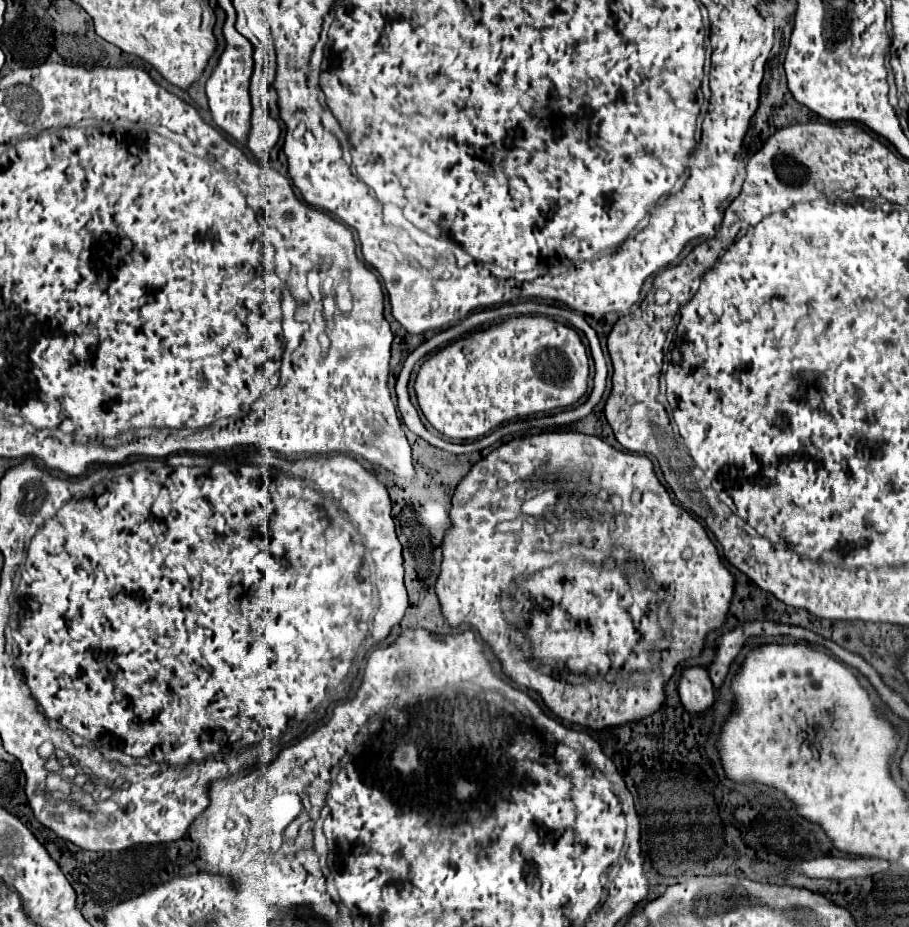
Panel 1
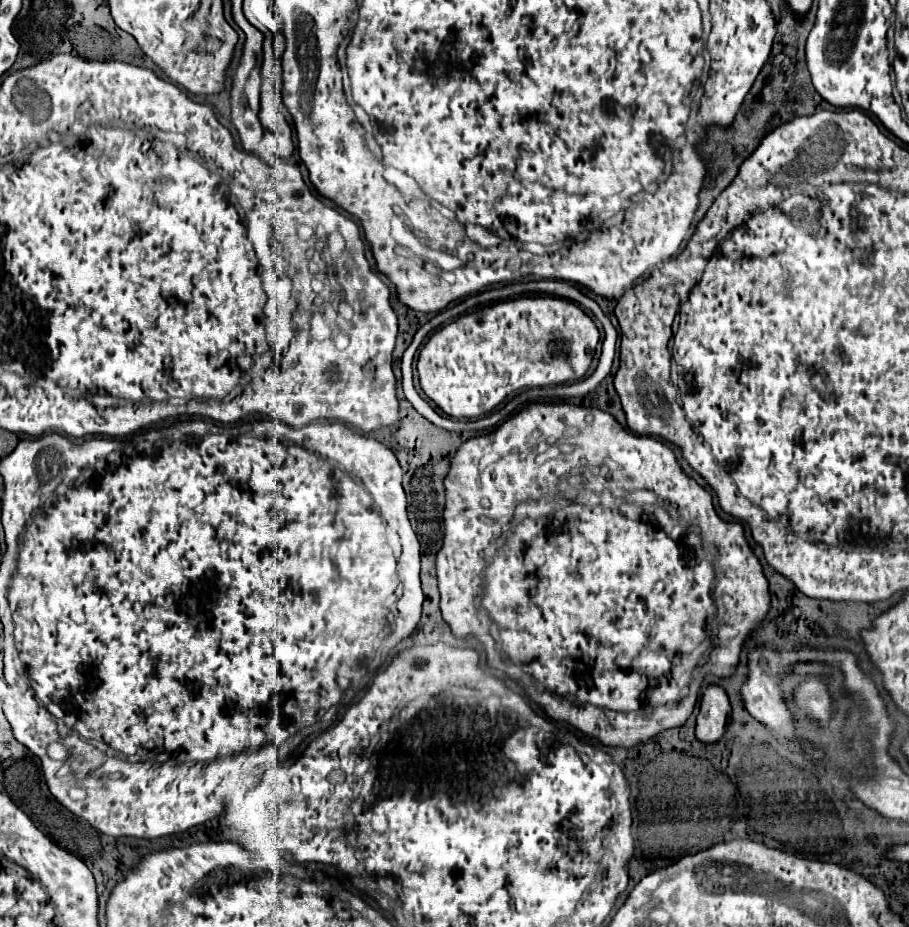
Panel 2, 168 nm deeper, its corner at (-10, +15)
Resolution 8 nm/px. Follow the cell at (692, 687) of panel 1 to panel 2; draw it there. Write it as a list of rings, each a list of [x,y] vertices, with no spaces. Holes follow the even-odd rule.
[[[707,686],[701,700],[701,710],[697,716],[697,730],[695,736],[703,744],[717,742],[727,726],[731,714],[731,704],[721,686]]]

